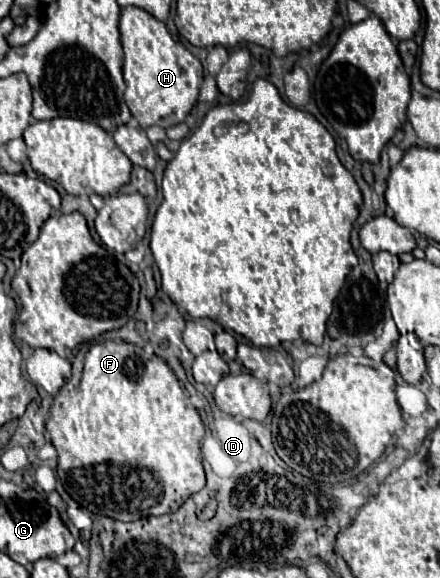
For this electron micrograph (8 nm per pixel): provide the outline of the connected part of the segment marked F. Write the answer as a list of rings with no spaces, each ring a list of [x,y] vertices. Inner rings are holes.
[[[101,341],[89,346],[89,353],[85,353],[85,367],[83,367],[81,375],[81,383],[74,385],[70,379],[60,389],[59,393],[54,397],[51,405],[51,419],[47,421],[47,433],[51,437],[51,443],[55,445],[57,453],[59,453],[59,465],[57,465],[57,473],[59,479],[65,487],[65,491],[85,509],[89,509],[91,513],[97,515],[105,515],[111,519],[119,519],[119,521],[137,521],[139,517],[149,517],[149,515],[165,515],[165,513],[175,513],[193,493],[201,491],[205,487],[205,473],[203,473],[203,465],[201,465],[201,439],[205,433],[201,415],[197,413],[197,409],[193,409],[189,405],[187,395],[183,393],[183,389],[179,387],[179,381],[175,377],[175,373],[169,369],[169,365],[157,357],[157,355],[147,355],[141,347],[131,345],[131,343],[115,343],[115,341]]]

